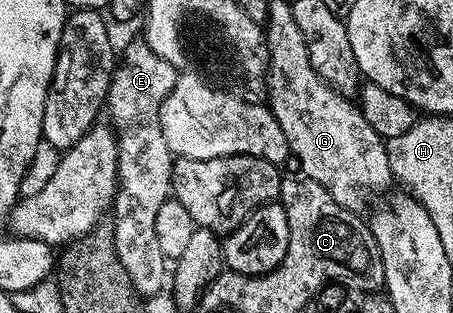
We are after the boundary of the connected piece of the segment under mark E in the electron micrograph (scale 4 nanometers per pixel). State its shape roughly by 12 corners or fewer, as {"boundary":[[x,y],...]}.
{"boundary":[[136,39],[105,102],[115,251],[136,294],[169,273],[153,227],[172,196],[161,103],[176,65]]}

